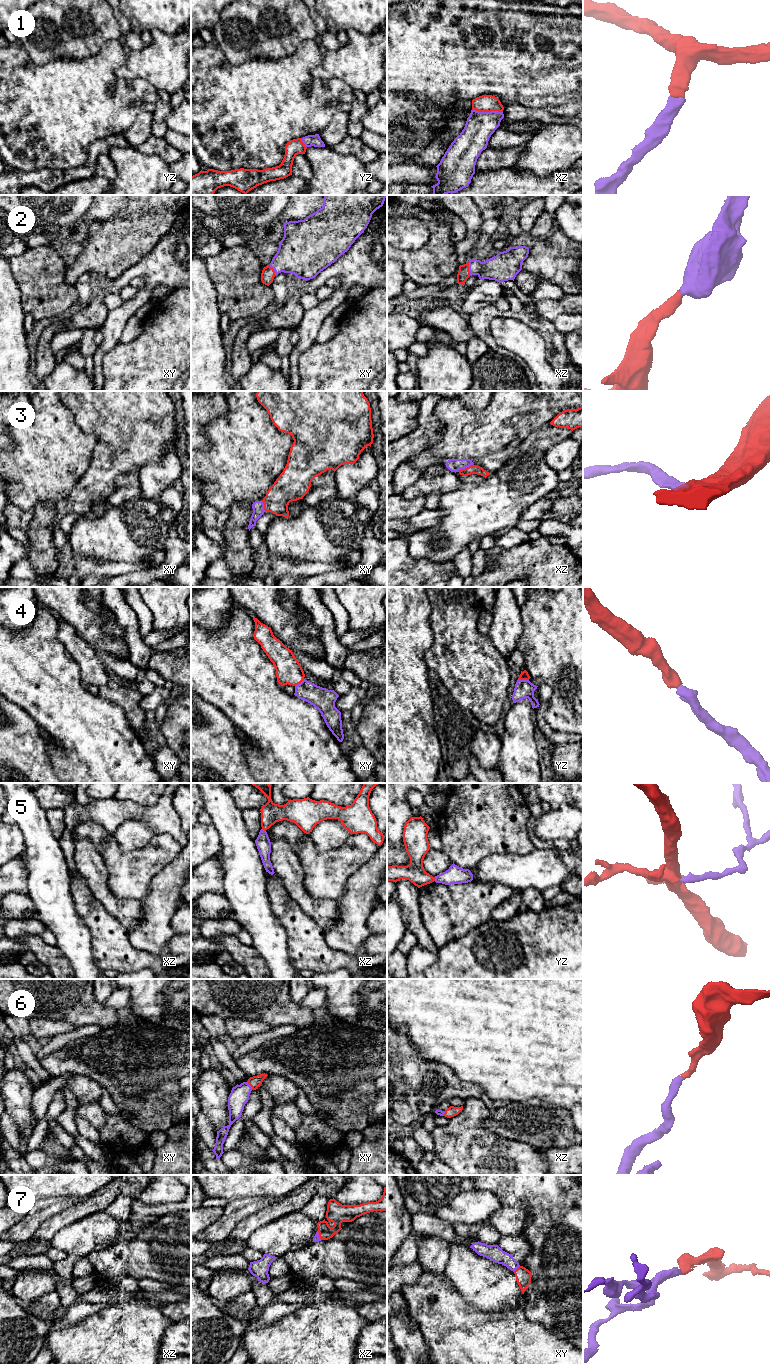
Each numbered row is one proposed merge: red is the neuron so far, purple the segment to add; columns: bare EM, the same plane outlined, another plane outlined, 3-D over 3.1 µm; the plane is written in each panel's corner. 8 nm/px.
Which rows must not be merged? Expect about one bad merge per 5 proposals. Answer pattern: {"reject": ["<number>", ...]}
{"reject": []}

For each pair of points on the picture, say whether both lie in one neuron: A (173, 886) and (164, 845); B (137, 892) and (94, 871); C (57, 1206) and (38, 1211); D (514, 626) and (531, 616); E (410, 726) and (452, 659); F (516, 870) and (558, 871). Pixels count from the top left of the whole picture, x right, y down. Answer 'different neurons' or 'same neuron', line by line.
A: different neurons
B: different neurons
C: same neuron
D: different neurons
E: different neurons
F: same neuron

